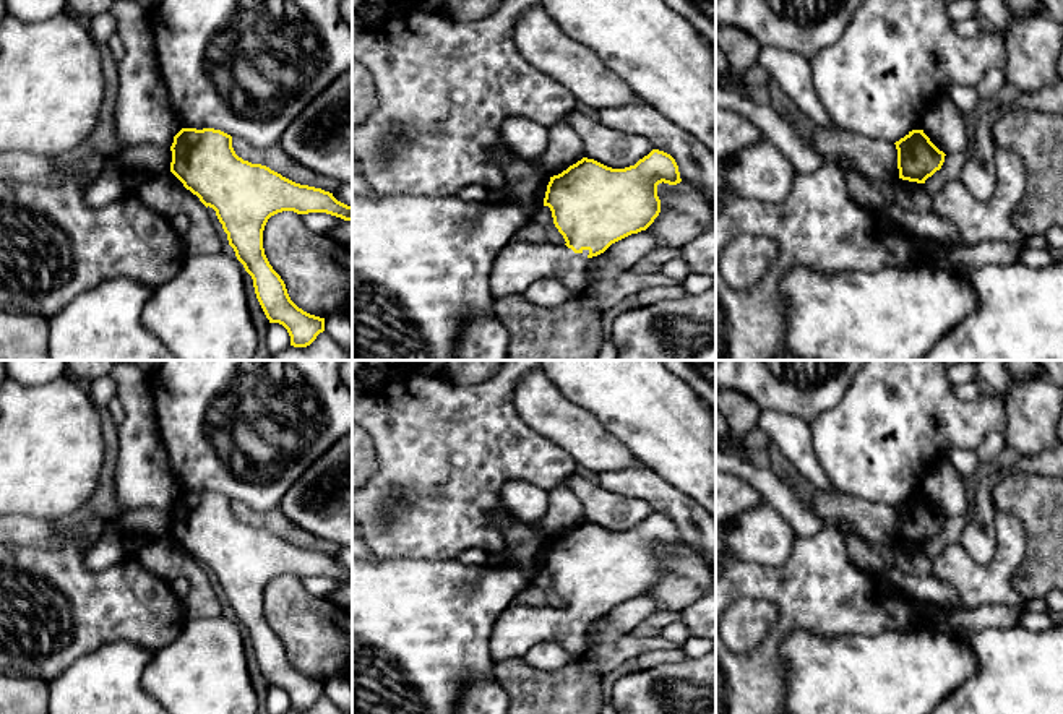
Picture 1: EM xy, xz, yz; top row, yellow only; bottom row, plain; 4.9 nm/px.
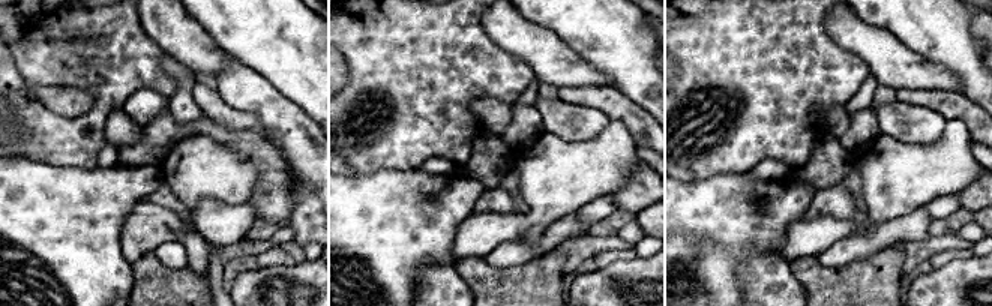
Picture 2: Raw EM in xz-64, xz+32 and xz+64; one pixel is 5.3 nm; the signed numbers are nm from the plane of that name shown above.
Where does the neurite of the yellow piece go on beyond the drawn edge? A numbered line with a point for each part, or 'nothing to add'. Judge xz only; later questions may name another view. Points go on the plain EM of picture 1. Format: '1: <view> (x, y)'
1: xz (520, 627)

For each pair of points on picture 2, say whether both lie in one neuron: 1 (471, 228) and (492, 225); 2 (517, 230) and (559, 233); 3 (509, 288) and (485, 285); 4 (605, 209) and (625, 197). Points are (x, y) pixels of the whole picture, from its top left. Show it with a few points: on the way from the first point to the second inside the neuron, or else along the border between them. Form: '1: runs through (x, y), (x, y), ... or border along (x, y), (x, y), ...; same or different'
1: runs through (476, 228), (488, 228); same
2: border along (547, 225), (533, 242), (523, 239), (508, 240); different
3: runs through (503, 288), (491, 287); same
4: border along (610, 195), (619, 209); different

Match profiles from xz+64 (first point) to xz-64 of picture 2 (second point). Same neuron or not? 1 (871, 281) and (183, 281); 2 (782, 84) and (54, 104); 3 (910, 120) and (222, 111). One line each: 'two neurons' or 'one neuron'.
1: one neuron
2: two neurons
3: one neuron

